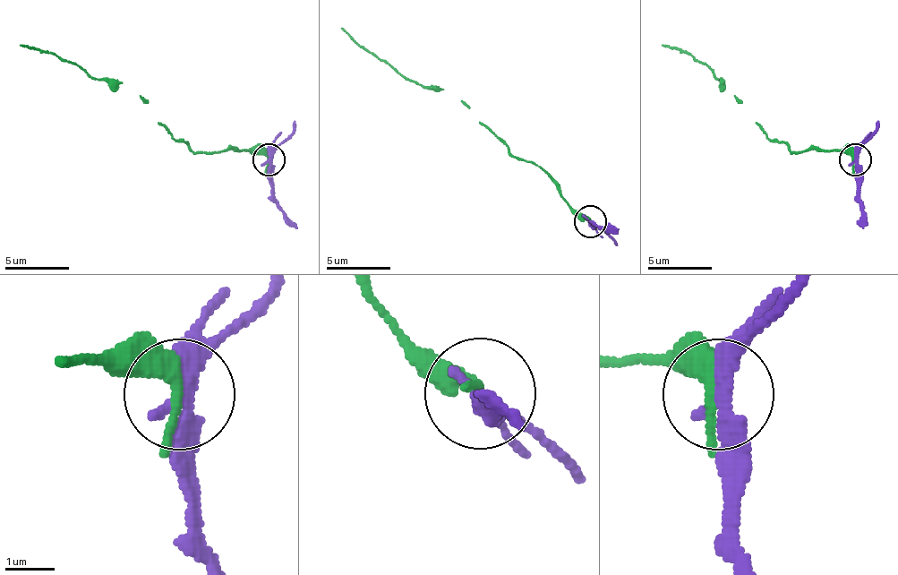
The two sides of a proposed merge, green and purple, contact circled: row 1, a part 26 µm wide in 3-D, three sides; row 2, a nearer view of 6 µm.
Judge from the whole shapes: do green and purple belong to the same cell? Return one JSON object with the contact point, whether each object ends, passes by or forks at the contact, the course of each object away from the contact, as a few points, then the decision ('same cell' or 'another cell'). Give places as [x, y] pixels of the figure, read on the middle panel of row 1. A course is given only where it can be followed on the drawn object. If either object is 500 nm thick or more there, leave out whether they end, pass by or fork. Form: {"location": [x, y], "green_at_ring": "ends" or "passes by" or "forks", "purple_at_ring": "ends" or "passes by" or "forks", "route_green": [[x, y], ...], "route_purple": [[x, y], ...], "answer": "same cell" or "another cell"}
{"location": [590, 221], "green_at_ring": "passes by", "purple_at_ring": "passes by", "route_green": [[591, 222], [578, 212], [546, 174], [514, 158], [500, 138], [478, 122], [462, 99], [407, 81], [340, 29]], "route_purple": [[591, 222], [620, 228]], "answer": "another cell"}

